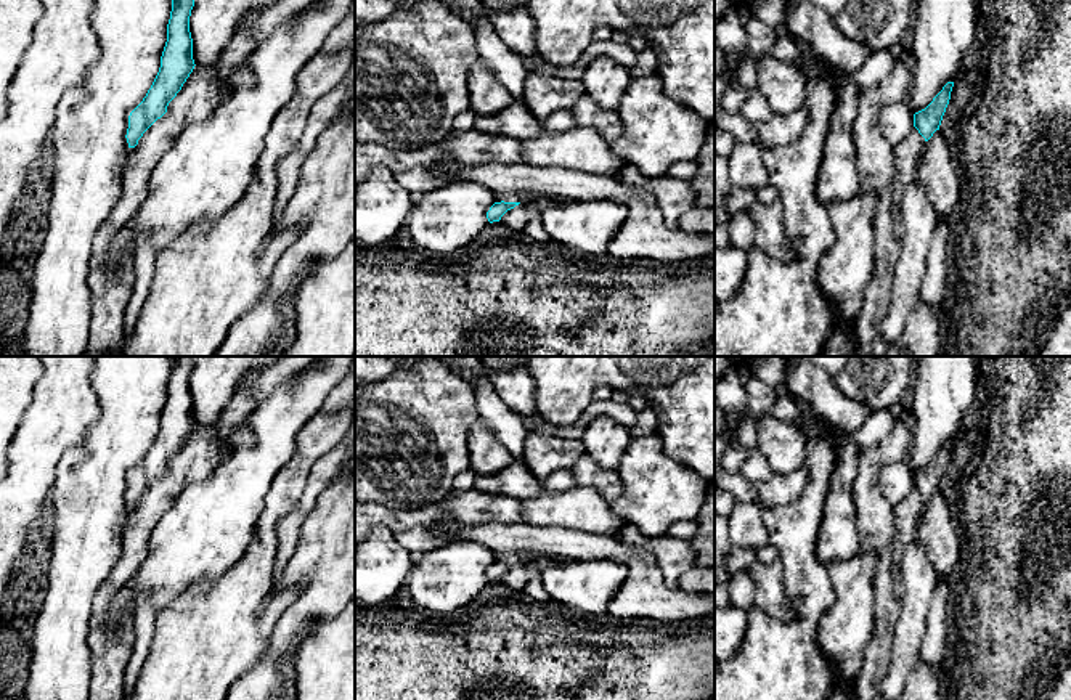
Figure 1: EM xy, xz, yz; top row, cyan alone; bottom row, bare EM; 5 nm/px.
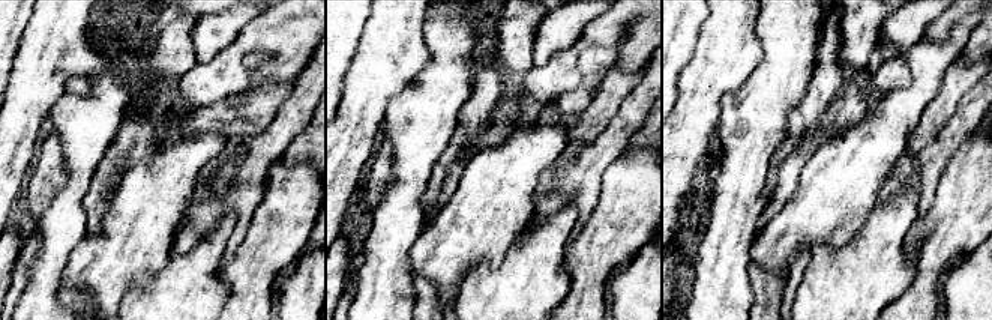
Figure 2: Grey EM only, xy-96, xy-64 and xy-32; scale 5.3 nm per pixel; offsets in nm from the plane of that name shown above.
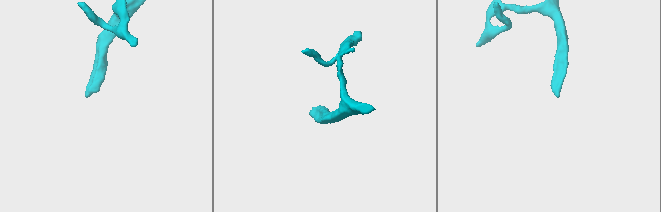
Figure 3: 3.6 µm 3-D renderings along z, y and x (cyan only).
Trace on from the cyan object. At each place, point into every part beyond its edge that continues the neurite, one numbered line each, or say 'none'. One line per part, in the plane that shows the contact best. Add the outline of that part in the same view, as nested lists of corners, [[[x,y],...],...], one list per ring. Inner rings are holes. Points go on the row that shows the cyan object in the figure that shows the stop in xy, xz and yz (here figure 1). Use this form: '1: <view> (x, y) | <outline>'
1: xz (524, 198) | [[[496,193],[496,202],[520,202],[520,204],[528,204],[531,196],[528,193]]]

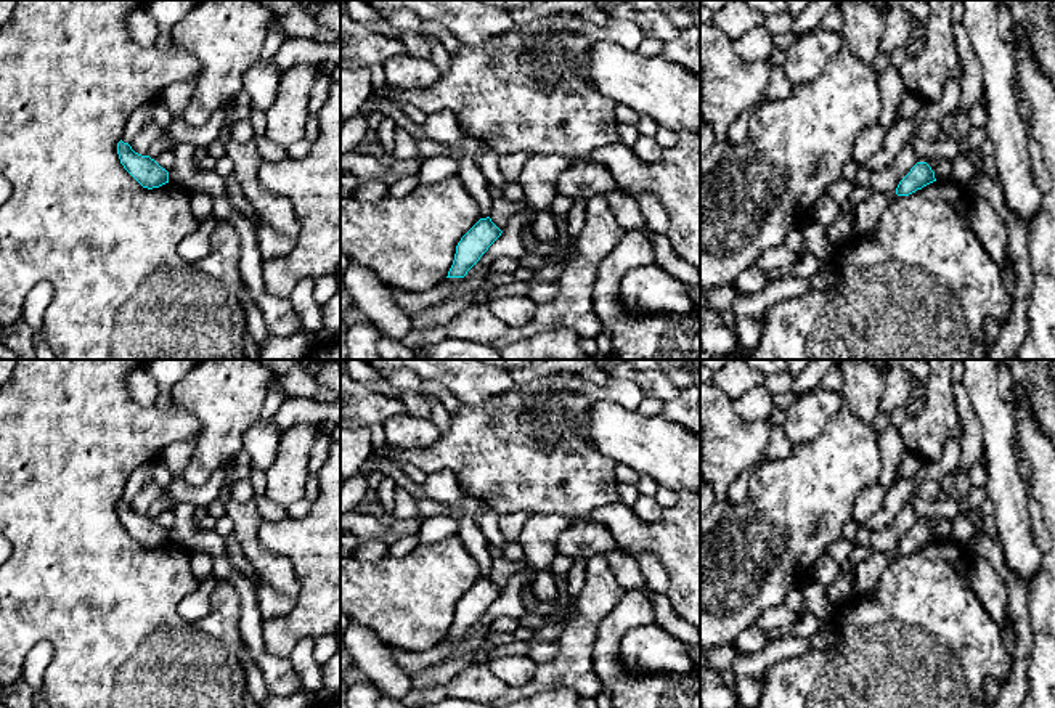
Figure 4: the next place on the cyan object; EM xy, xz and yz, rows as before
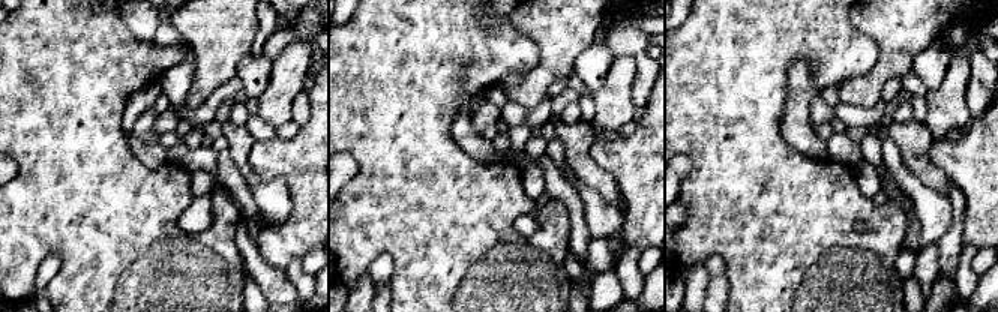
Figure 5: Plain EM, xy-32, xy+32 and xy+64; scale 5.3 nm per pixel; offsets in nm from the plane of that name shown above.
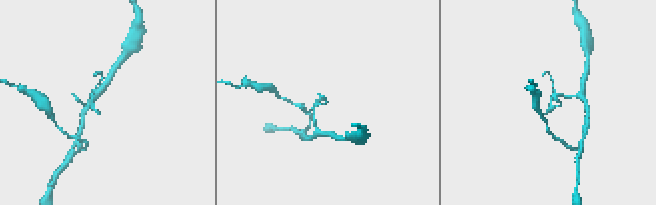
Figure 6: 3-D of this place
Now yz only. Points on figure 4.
none

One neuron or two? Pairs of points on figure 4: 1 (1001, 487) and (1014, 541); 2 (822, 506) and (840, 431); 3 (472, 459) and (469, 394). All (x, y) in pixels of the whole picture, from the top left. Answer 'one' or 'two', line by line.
1: one
2: one
3: two

